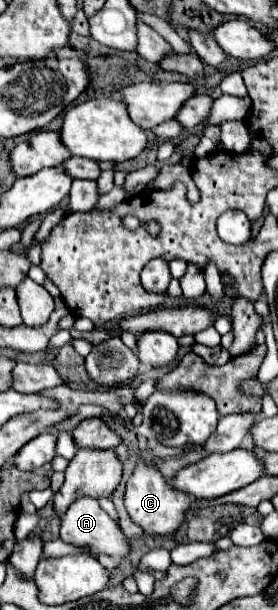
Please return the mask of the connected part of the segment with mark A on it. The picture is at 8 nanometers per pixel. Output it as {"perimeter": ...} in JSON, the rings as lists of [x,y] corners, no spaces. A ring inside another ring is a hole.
{"perimeter":[[[82,495],[80,499],[76,499],[68,511],[62,515],[60,519],[60,539],[66,543],[74,543],[78,547],[88,545],[92,549],[94,555],[106,553],[112,557],[124,557],[128,553],[128,541],[122,533],[122,529],[110,519],[110,515],[98,505],[98,501],[94,497]]]}

